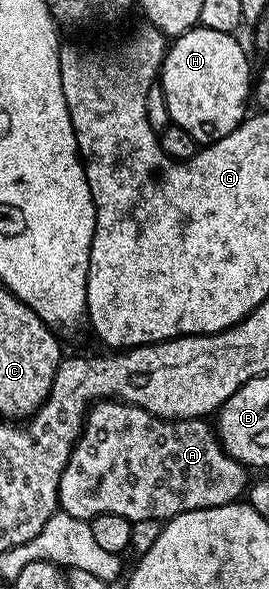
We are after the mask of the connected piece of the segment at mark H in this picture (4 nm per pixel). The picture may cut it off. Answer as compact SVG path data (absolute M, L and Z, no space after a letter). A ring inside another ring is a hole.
M196 25L184 35L178 36L168 46L167 55L163 58L161 86L171 123L186 129L200 145L216 143L221 137L233 133L233 129L237 129L237 125L243 122L249 111L247 99L249 103L253 91L253 67L251 71L251 63L247 60L248 48L243 48L235 37L230 31Z

